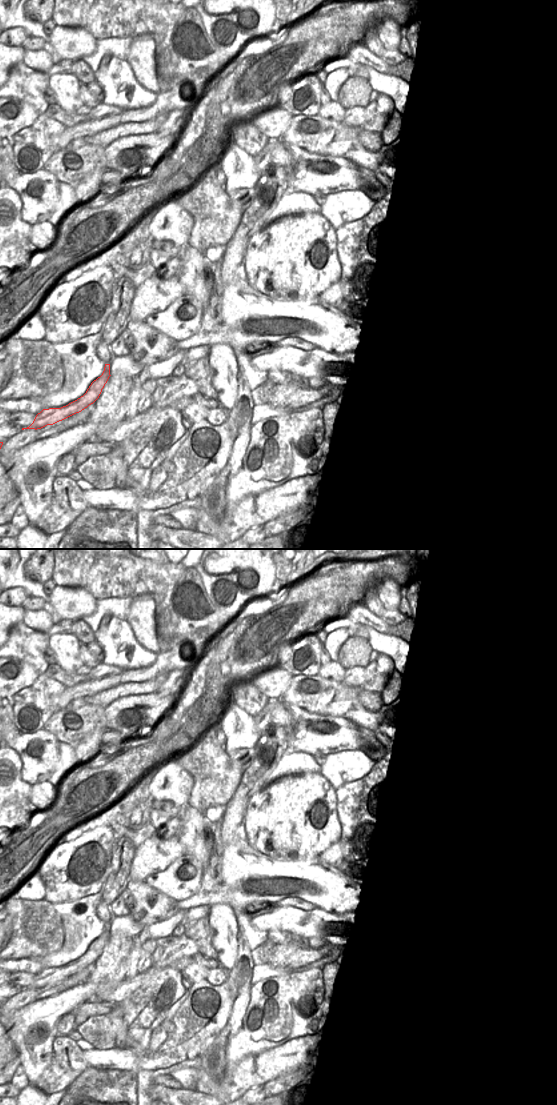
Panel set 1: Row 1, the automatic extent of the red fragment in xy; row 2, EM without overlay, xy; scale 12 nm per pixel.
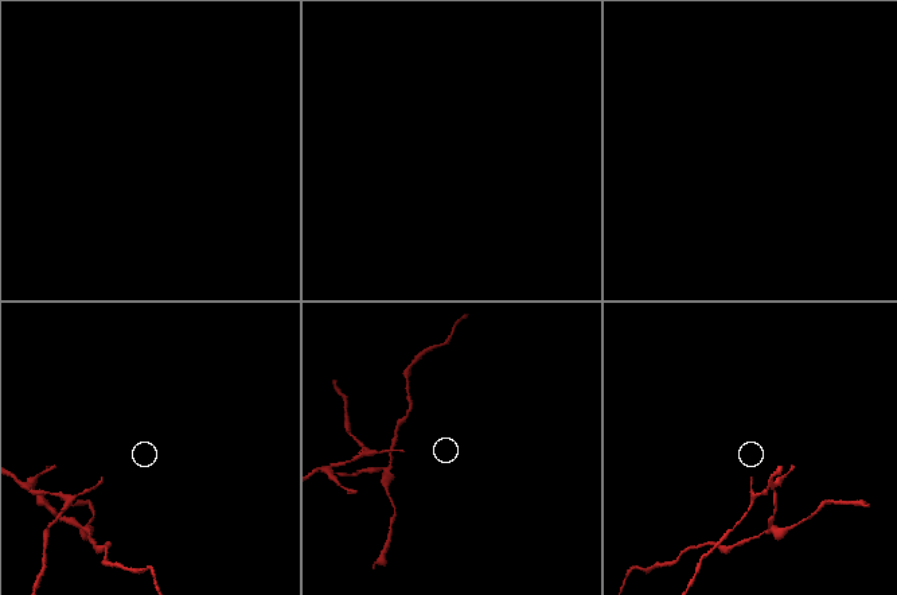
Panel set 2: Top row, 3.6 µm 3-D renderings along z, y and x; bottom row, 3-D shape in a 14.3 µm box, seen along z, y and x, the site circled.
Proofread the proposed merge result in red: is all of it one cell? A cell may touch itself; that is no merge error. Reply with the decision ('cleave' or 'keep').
cleave

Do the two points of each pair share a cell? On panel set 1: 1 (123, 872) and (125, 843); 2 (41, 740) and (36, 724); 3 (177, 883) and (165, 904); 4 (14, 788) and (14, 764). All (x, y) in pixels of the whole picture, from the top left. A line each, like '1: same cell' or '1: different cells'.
1: same cell
2: different cells
3: different cells
4: same cell

